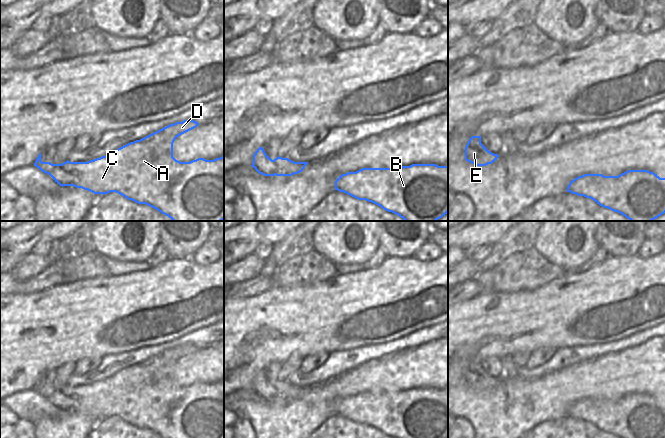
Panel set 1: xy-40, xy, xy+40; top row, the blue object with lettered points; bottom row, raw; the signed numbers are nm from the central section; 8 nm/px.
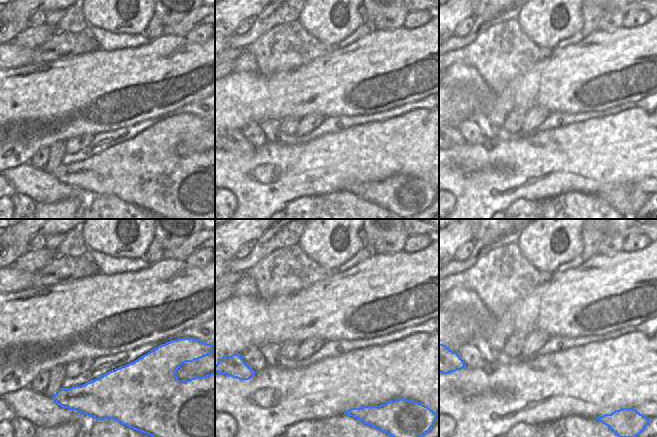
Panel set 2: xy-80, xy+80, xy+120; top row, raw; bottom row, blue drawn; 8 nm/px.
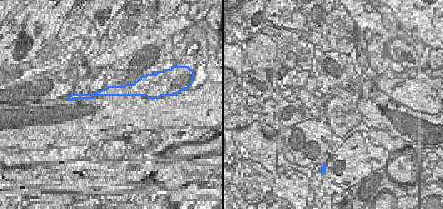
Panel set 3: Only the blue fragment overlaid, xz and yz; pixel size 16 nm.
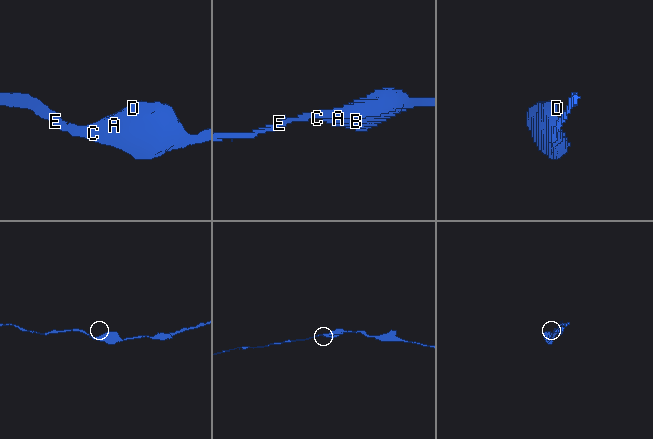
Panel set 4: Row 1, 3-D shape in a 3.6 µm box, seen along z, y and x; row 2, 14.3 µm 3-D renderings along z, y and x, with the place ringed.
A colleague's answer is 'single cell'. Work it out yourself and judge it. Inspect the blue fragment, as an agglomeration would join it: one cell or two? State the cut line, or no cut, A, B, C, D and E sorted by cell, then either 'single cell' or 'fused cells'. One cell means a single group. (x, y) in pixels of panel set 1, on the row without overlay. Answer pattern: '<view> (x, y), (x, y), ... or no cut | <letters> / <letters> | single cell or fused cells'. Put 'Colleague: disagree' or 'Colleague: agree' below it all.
no cut | A B C D E | single cell
Colleague: agree

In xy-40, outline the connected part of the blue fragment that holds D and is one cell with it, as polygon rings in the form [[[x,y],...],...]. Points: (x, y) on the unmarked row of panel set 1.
[[[194,344],[170,348],[140,364],[130,366],[106,380],[88,386],[70,386],[67,384],[62,388],[52,388],[42,386],[40,377],[34,390],[49,398],[62,411],[74,410],[102,419],[116,416],[128,424],[138,428],[146,428],[162,438],[224,438],[224,380],[214,384],[198,382],[190,386],[180,386],[173,381],[175,363],[198,349],[199,347]]]

